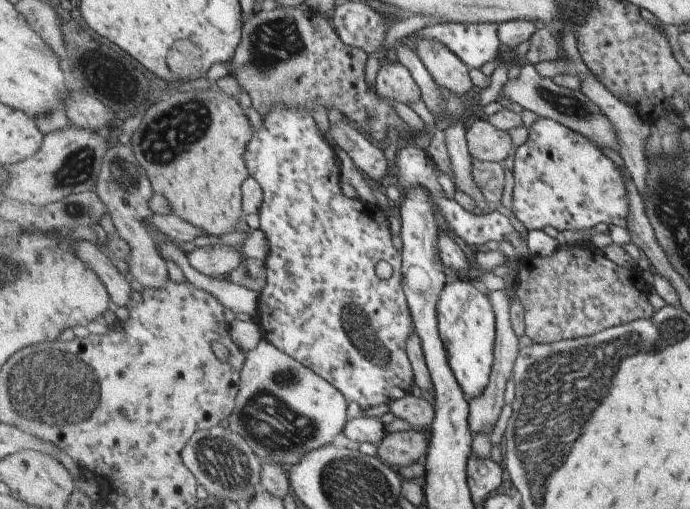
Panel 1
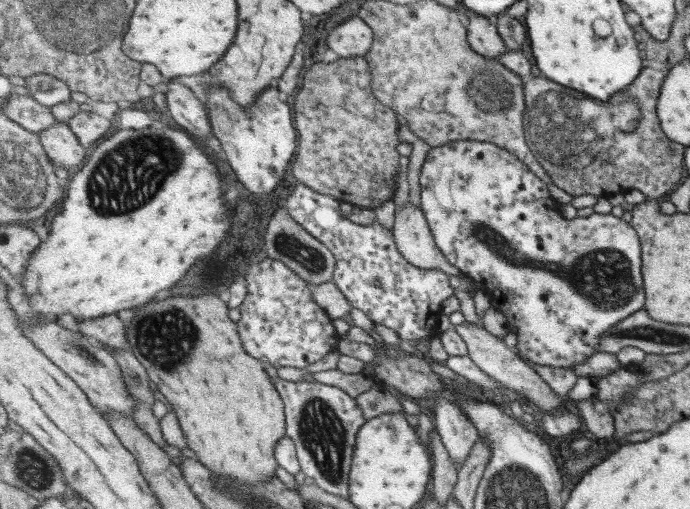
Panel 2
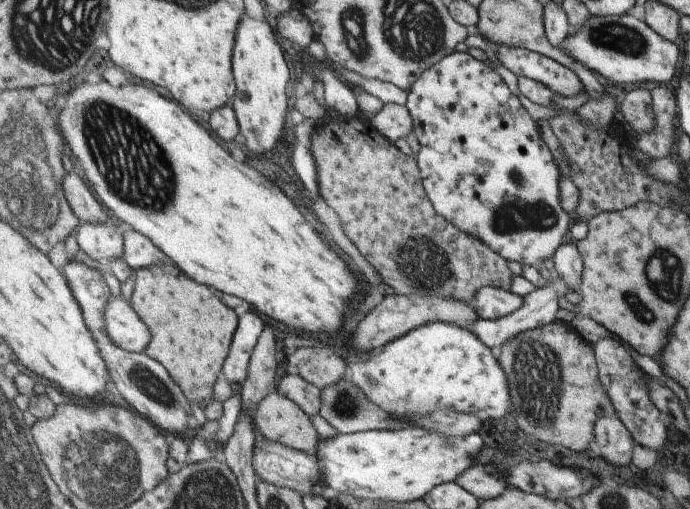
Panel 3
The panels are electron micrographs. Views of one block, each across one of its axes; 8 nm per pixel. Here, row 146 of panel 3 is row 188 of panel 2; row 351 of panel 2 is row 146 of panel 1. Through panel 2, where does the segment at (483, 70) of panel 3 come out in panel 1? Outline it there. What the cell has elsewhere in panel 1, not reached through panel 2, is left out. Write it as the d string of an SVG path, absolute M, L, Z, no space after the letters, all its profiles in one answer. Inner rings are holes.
M540 117L530 126L529 140L515 150L514 156L514 191L512 212L514 216L530 231L552 226L557 231L590 229L597 224L614 224L627 226L631 212L629 192L625 174L619 164L603 154L601 148L587 140L580 131L571 130L552 118Z

